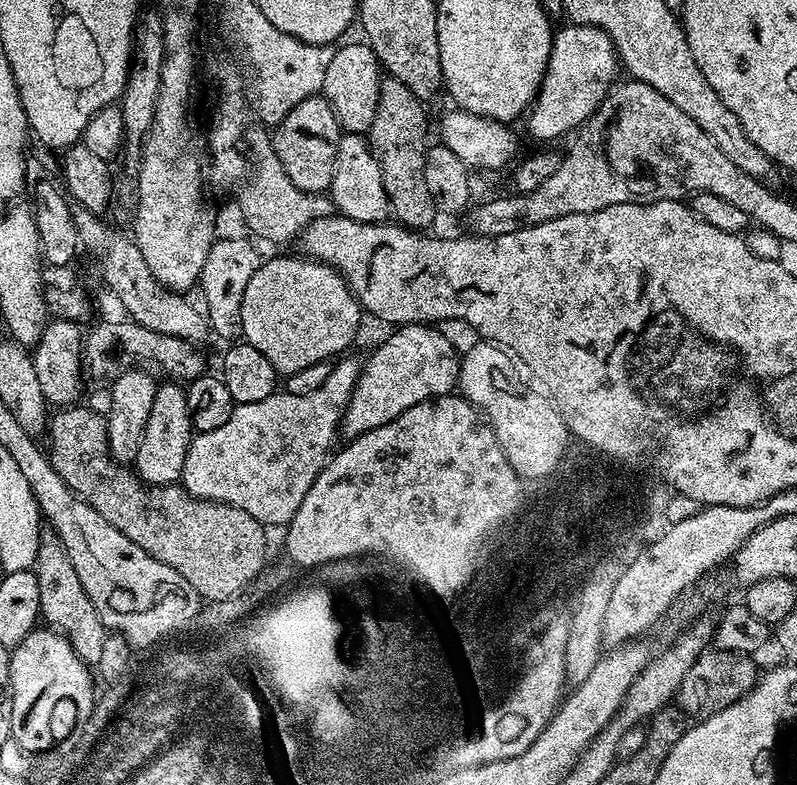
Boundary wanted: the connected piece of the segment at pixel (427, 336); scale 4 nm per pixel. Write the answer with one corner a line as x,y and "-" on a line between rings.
401,324
385,344
380,344
372,352
372,357
362,364
362,371
356,378
356,389
344,411
342,432
345,437
355,438
364,432
374,430
410,410
410,406
418,406
422,402
432,400
436,396
449,395
460,382
461,353
439,332
439,327
426,324

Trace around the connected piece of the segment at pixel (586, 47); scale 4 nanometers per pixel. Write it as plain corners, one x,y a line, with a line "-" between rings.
569,23
567,27
561,32
559,29
552,37
552,53
548,59
548,69
544,72
544,81
540,84
540,91
526,113
528,132
536,140
556,140
568,131
571,133
579,129
594,115
596,107
604,101
604,97
612,91
618,80
618,57
610,37
593,24

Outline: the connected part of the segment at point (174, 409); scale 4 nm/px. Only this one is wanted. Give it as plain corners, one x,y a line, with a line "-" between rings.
164,382
156,389
154,406
150,406
150,418
146,418
146,434
142,434
142,446
134,461
136,474
149,486
174,484
183,477
186,454
194,435
187,391
179,383

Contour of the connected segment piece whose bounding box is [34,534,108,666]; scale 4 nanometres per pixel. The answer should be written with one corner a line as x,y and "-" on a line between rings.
52,534
41,537
39,552
36,555
34,571
38,578
39,604
41,617
53,628
67,637
81,660
89,666
99,665
102,656
102,642
107,631
89,595
83,589
78,572
70,562
69,554
60,540

